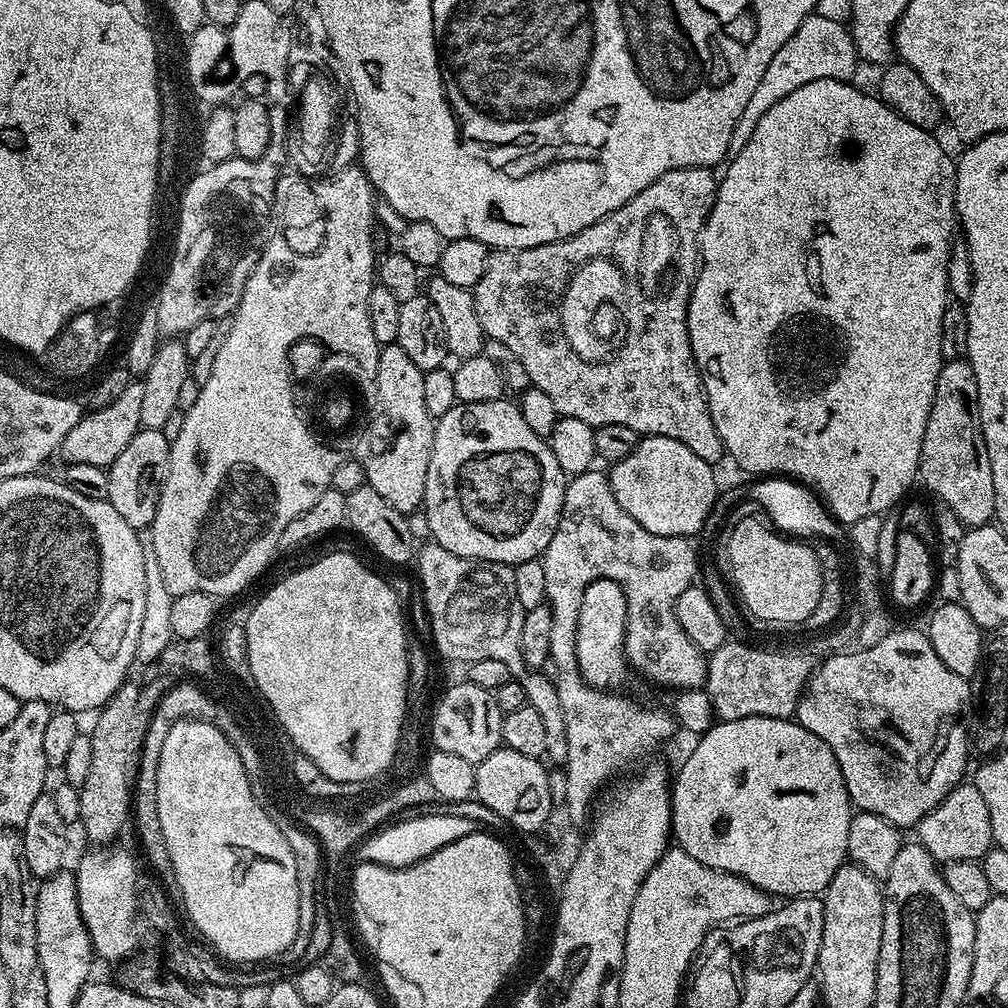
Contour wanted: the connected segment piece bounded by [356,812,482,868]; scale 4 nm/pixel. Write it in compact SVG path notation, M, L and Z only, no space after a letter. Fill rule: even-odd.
M424 814L400 822L395 821L381 827L365 837L357 847L356 854L363 863L384 865L387 868L408 868L410 865L425 860L430 854L454 843L458 838L481 831L482 824L468 816L460 814Z

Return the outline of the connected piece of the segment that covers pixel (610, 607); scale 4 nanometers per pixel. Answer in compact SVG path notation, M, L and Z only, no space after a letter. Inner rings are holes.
M598 578L586 586L576 627L576 656L580 676L590 686L620 690L628 680L630 656L626 651L626 594L617 580ZM625 650L625 653L624 653Z

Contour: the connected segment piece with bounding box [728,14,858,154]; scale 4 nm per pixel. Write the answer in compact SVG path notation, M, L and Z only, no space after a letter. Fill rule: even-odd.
M818 15L806 17L802 26L794 30L794 34L770 58L770 66L766 66L766 74L762 74L762 82L758 82L758 87L754 94L750 94L750 102L746 102L746 110L742 110L742 118L734 126L734 134L730 138L729 153L735 154L750 142L750 134L754 134L754 126L758 126L758 118L774 106L786 94L798 90L798 86L806 86L806 82L815 80L846 80L851 81L852 75L856 72L858 57L856 54L856 44L852 40L851 31L845 25L838 22L830 22L830 18L822 18Z

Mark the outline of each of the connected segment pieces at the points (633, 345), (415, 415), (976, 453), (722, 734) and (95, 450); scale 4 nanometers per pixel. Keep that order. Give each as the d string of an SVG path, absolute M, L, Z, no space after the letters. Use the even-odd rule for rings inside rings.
M675 168L666 174L662 174L646 190L634 194L630 202L626 202L618 210L614 210L606 218L594 222L586 230L582 230L577 236L571 236L569 240L559 240L550 242L542 246L530 246L529 248L501 248L493 251L488 258L488 265L478 278L475 288L471 289L474 306L477 310L478 322L481 323L481 329L489 341L497 340L500 344L505 344L512 351L512 356L518 363L524 367L524 372L529 376L531 387L542 390L542 394L548 395L554 401L554 410L558 410L561 416L578 418L586 422L590 427L598 429L601 426L630 426L643 438L645 436L665 436L674 438L674 442L682 442L682 446L690 446L698 458L702 458L706 463L716 466L720 459L725 459L724 443L722 438L718 438L718 430L714 426L714 418L710 418L710 406L704 393L704 377L700 374L700 367L696 365L696 359L690 346L690 334L688 333L688 303L692 286L696 283L696 273L700 258L700 232L704 228L704 223L708 220L708 215L712 212L712 207L716 201L716 190L718 187L717 177L711 168ZM592 259L612 260L613 263L621 269L624 279L627 281L627 287L630 289L631 299L636 299L636 317L632 316L630 327L627 329L626 343L615 355L607 362L593 362L583 360L570 346L570 342L564 337L563 330L560 327L560 301L567 289L568 280L571 279L573 272L581 265Z
M385 344L374 377L376 397L368 408L368 421L356 440L356 459L362 466L365 481L394 510L405 514L419 509L424 502L426 470L430 470L430 454L434 446L434 417L426 410L426 394L422 391L424 374L402 346Z
M967 358L944 360L940 365L938 382L934 386L934 402L930 406L926 434L922 438L918 480L941 500L939 503L943 507L954 513L968 528L981 528L995 517L994 474L990 470L990 454L982 438L978 414L978 378L974 378L974 370Z
M751 716L750 718L738 718L737 720L722 720L713 723L709 732L703 733L697 740L700 741L693 746L692 753L684 760L684 765L677 772L674 772L674 779L670 784L670 791L672 793L671 835L674 837L675 843L683 852L690 854L690 858L694 858L697 864L710 866L719 872L729 872L735 876L741 876L746 882L750 882L755 888L760 888L773 898L779 898L779 896L784 896L783 898L795 898L797 896L814 896L823 893L824 889L828 887L828 883L834 878L836 871L846 862L846 857L848 856L847 839L850 837L850 822L854 815L854 805L852 799L848 797L846 782L842 778L842 770L838 766L838 758L834 758L834 750L830 750L830 746L826 746L826 742L822 742L822 738L818 738L818 734L810 734L810 730L806 730L801 724L796 723L795 719L785 718L779 720L778 718L770 718L769 716Z
M129 382L126 390L122 390L122 394L118 394L118 398L110 402L110 406L81 415L78 426L74 426L74 430L70 430L70 434L66 434L66 438L62 438L60 443L58 456L64 459L63 463L69 465L86 462L86 466L98 466L107 470L114 462L114 458L118 458L118 454L126 450L130 438L134 438L134 434L142 427L140 419L143 393L143 383Z

